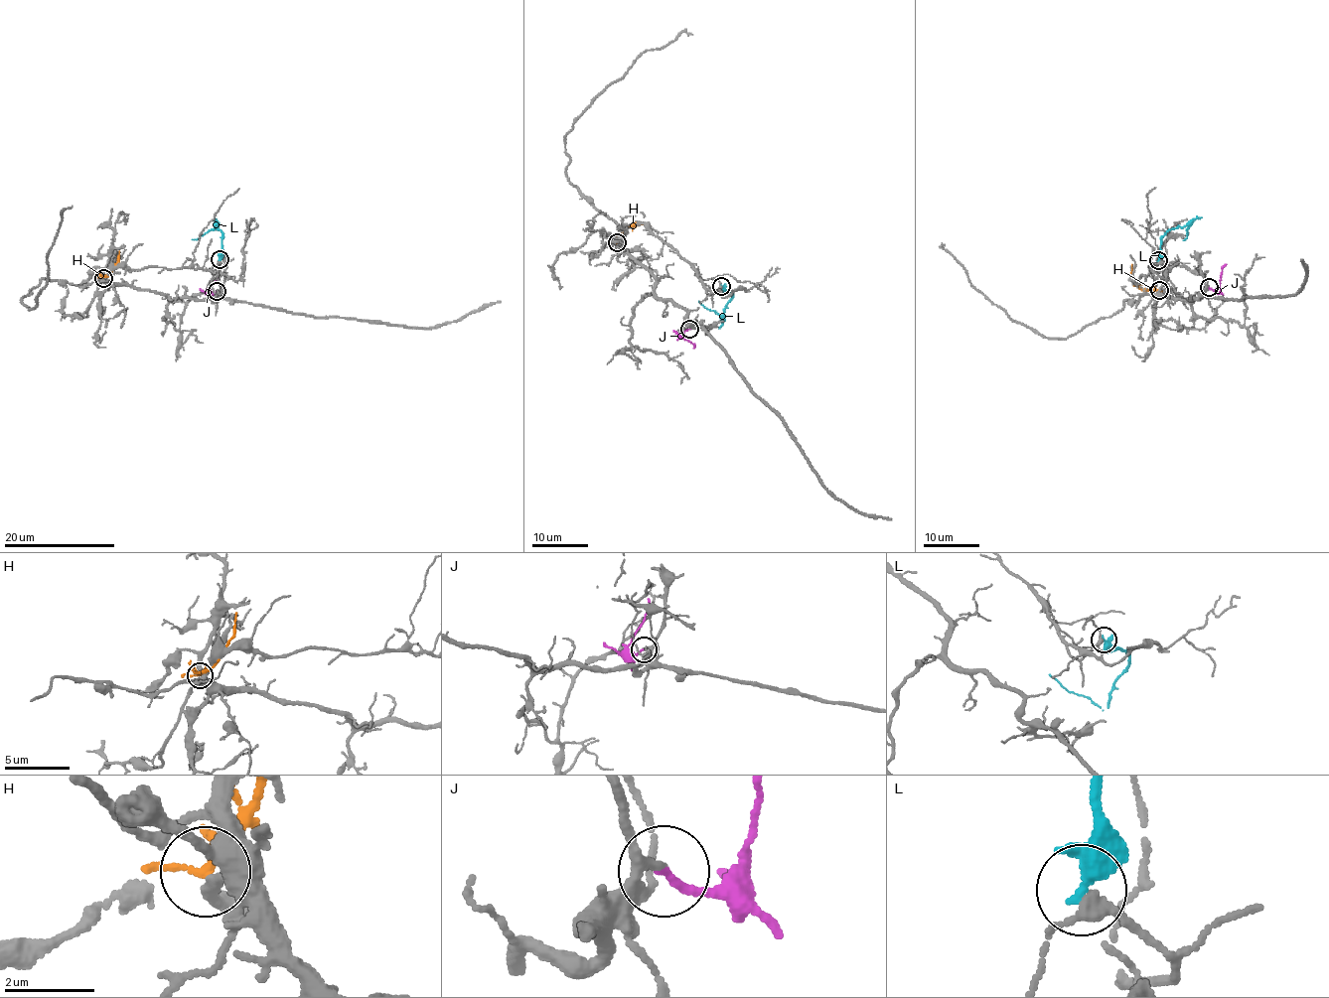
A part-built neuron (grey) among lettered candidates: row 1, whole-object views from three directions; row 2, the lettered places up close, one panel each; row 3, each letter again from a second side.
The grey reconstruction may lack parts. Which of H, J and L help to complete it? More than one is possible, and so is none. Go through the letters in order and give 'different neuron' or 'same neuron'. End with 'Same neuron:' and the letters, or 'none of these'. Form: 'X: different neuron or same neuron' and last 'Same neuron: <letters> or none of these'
H: different neuron
J: same neuron
L: different neuron
Same neuron: J

